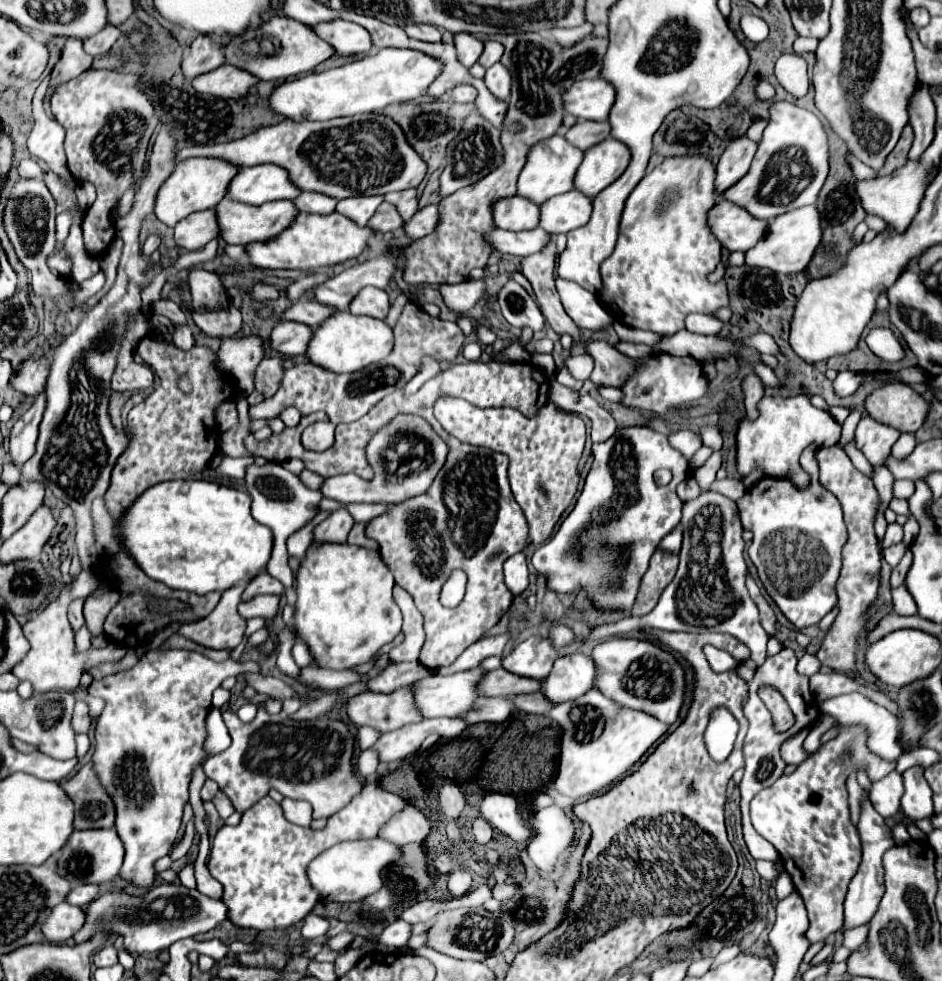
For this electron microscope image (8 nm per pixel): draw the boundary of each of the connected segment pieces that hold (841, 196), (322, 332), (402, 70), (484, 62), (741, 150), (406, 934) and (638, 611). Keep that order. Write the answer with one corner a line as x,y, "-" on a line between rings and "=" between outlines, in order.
826,131
826,133
828,133
828,143
830,143
830,173
828,173
828,179
826,179
820,195
818,195
818,211
822,217
824,239
822,239
822,245
818,247
818,251
814,255
814,259
808,265
808,277
810,279
826,277
842,265
848,251
852,249
852,241
850,241
852,229
864,219
864,209
862,209
858,195
856,195
856,189
854,189
856,179
854,179
852,169
846,161
846,155
850,155
850,151
846,149
846,143
838,135
834,135
830,131
=
346,309
346,313
334,313
332,317
328,317
314,331
306,355
310,357
312,363
322,365
324,369
330,369
334,373
352,373
364,369
366,365
386,359
392,347
394,347
394,333
390,325
386,325
382,319
354,315
=
378,49
376,53
370,53
342,67
316,75
310,73
306,77
298,77
280,85
270,97
270,107
294,121
326,121
334,117
382,111
390,103
420,99
428,91
432,81
442,73
442,69
444,65
440,59
434,59
422,51
=
484,41
484,51
482,51
478,63
488,69
496,61
500,61
502,53
504,53
504,45
502,43
498,43
498,41
=
748,137
730,141
730,145
726,147
716,165
716,181
714,181
716,199
722,199
722,193
732,185
736,185
738,179
742,179
748,173
754,153
756,153
756,143
752,143
=
398,919
398,921
390,923
390,925
382,931
382,935
378,937
378,943
386,945
386,947
392,947
392,949
406,951
410,937
412,937
412,927
410,927
406,921
=
656,551
651,557
650,569
642,577
642,585
634,603
632,615
646,615
654,609
658,603
658,597
666,589
666,585
674,579
674,573
678,569
678,557
672,553

